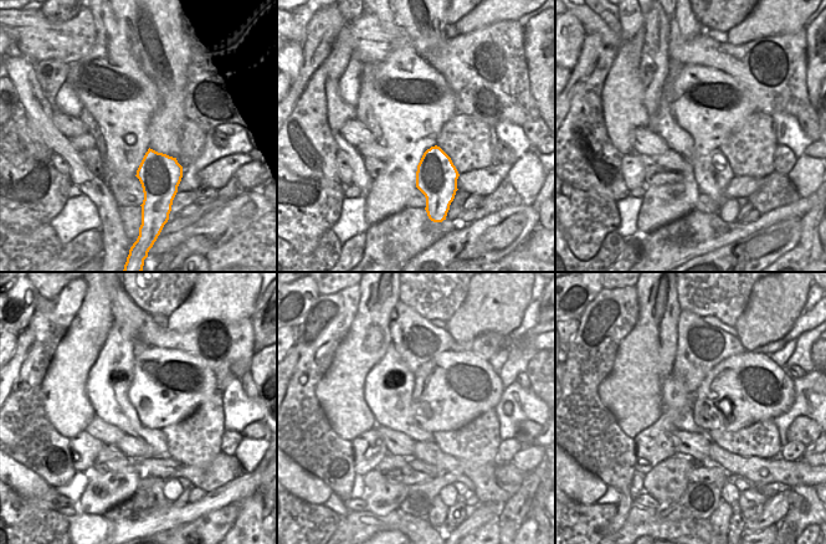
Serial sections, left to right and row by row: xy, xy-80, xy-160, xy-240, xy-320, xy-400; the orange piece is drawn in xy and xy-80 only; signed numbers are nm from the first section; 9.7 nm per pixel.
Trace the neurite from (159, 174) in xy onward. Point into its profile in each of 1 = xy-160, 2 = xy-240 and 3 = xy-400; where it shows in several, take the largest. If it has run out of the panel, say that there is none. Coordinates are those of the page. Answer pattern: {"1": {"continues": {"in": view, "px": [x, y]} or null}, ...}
{"1": {"continues": {"in": "xy-160", "px": [712, 172]}}, "2": {"continues": {"in": "xy-240", "px": [109, 379]}}, "3": {"continues": {"in": "xy-400", "px": [675, 393]}}}

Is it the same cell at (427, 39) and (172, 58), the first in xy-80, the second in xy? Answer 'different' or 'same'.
same

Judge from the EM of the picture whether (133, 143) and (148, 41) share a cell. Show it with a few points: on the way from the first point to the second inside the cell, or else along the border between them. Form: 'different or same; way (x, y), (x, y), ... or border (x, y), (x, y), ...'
different; border (131, 45), (136, 61), (155, 86), (157, 97)

